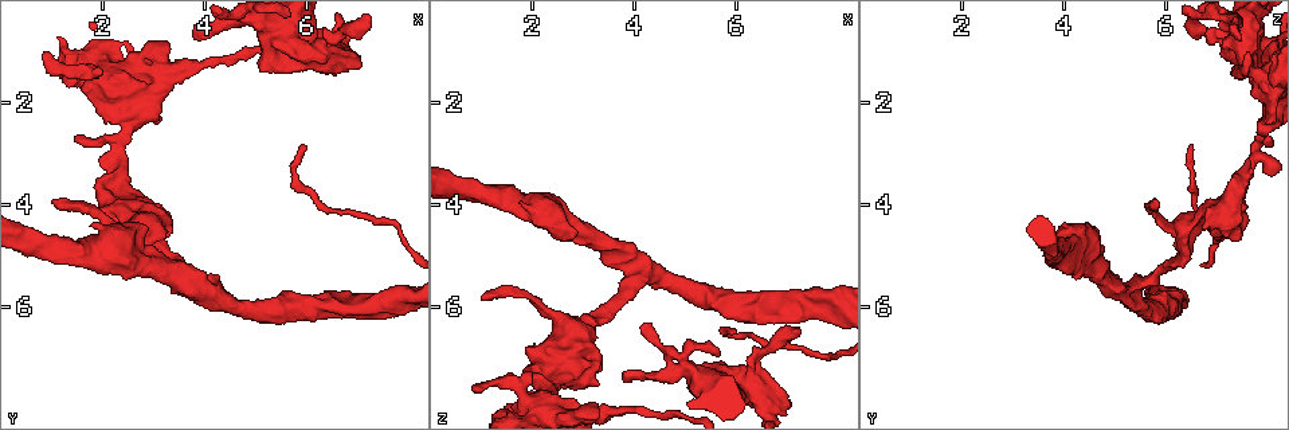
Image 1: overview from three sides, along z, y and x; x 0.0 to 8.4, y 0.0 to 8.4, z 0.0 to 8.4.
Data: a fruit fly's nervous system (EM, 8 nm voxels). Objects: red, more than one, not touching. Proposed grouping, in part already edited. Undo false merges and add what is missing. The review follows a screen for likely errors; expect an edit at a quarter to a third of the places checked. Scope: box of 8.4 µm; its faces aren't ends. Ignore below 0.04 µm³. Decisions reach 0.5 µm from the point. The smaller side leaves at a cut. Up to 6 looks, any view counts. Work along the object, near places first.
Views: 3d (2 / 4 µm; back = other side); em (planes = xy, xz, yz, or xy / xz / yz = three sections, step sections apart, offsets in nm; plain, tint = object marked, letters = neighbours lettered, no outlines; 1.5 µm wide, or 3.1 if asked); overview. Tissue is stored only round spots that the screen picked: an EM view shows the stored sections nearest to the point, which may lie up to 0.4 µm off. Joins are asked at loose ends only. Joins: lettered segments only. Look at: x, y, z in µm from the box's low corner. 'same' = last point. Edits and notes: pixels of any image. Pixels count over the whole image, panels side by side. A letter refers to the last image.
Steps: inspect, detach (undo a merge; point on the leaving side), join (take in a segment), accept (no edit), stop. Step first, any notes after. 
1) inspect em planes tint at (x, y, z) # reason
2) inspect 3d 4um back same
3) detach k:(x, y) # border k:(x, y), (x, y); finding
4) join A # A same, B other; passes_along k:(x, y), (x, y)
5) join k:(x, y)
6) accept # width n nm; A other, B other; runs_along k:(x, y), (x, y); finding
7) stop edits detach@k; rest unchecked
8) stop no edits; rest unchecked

inspect em yz step 4 letters at (3.90, 0.80, 7.45) # branch stops here

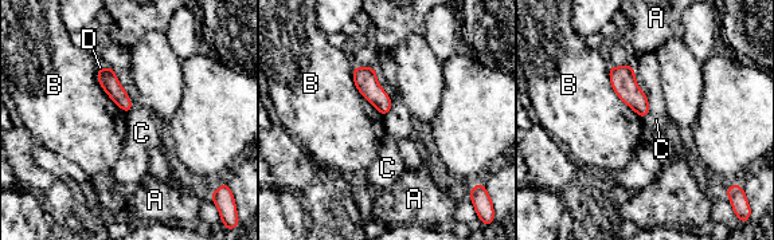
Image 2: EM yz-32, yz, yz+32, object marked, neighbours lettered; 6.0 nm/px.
inspect em planes letters same

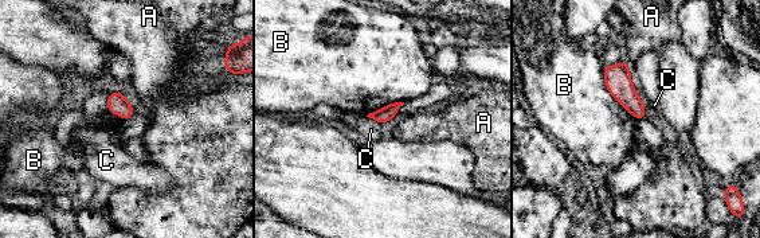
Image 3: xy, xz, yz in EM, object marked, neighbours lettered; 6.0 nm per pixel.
accept # A other, B other, C other; border 3:(365, 116), (382, 124); none of them fits

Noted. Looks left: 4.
inspect em planes letters at (0.90, 1.05, 7.60) # an open end

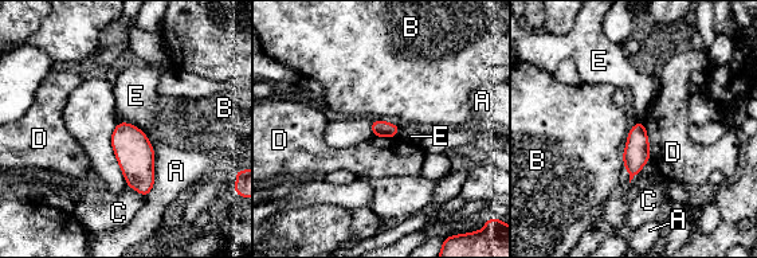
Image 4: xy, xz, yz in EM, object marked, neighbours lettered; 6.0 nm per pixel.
accept # A other, B other, C other, D other, E other; border 4:(120, 121), (133, 124), (144, 133); no lettered segment goes on from it

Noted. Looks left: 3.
inspect 3d 4um at (2.30, 3.40, 7.65)

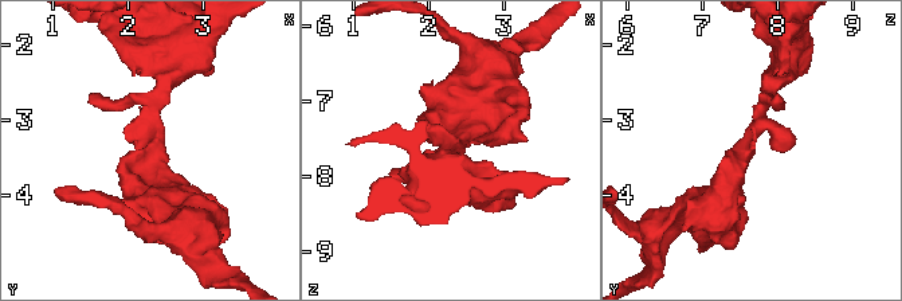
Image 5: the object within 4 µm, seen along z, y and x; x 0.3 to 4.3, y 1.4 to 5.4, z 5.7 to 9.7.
inspect em planes tint at (2.30, 3.45, 7.60)

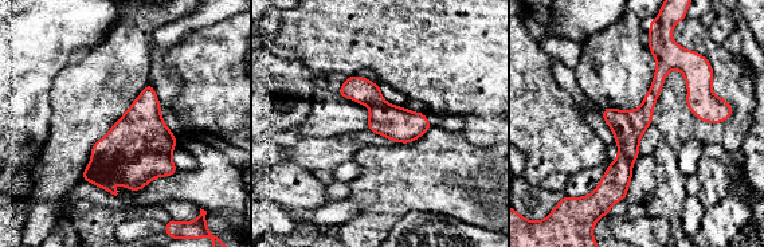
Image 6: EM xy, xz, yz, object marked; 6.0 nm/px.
inspect em planes letters same # see the neighbours

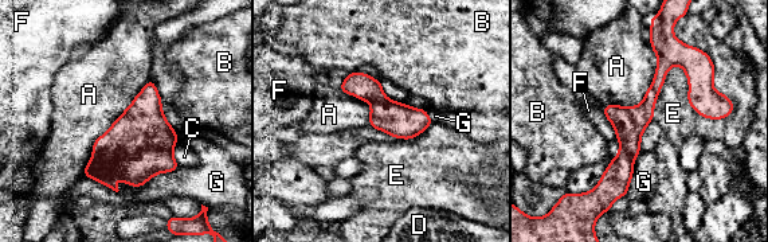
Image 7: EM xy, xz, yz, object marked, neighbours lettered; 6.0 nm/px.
accept # A other, B other, C other, D other, E other, F other, G other; border 7:(685, 74), (700, 114), (732, 112); one neuron here

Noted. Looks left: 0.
stop no edits; rest unchecked

